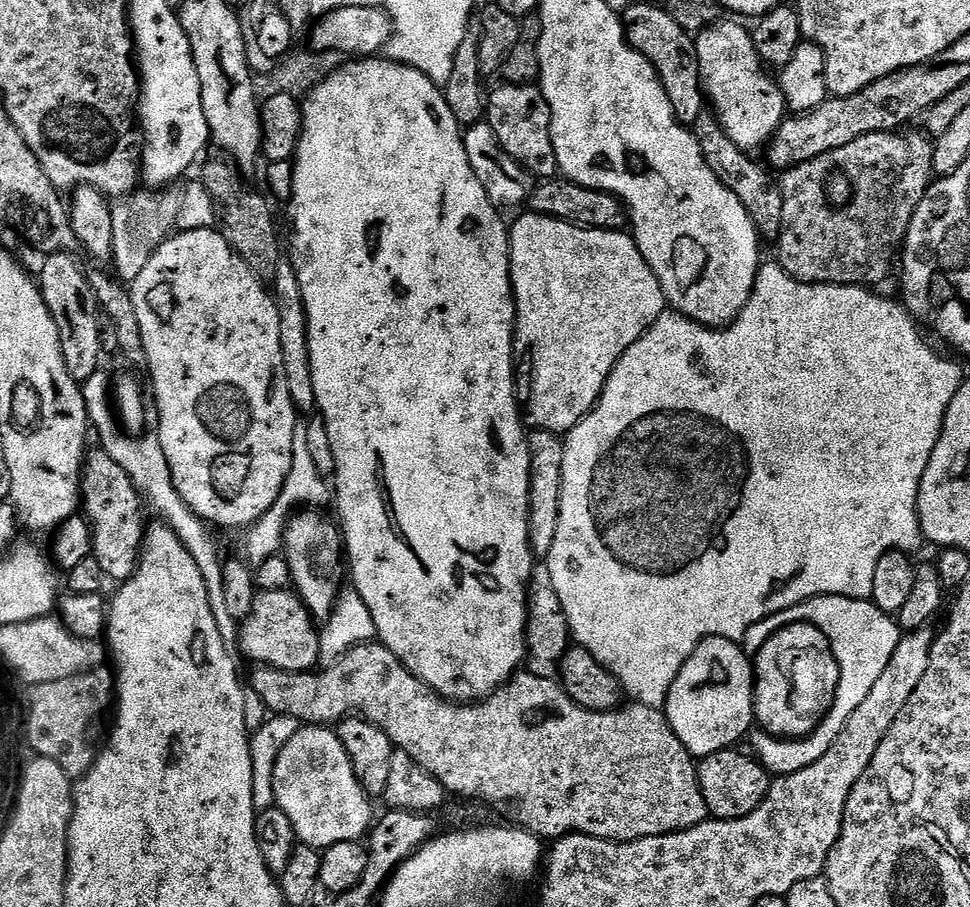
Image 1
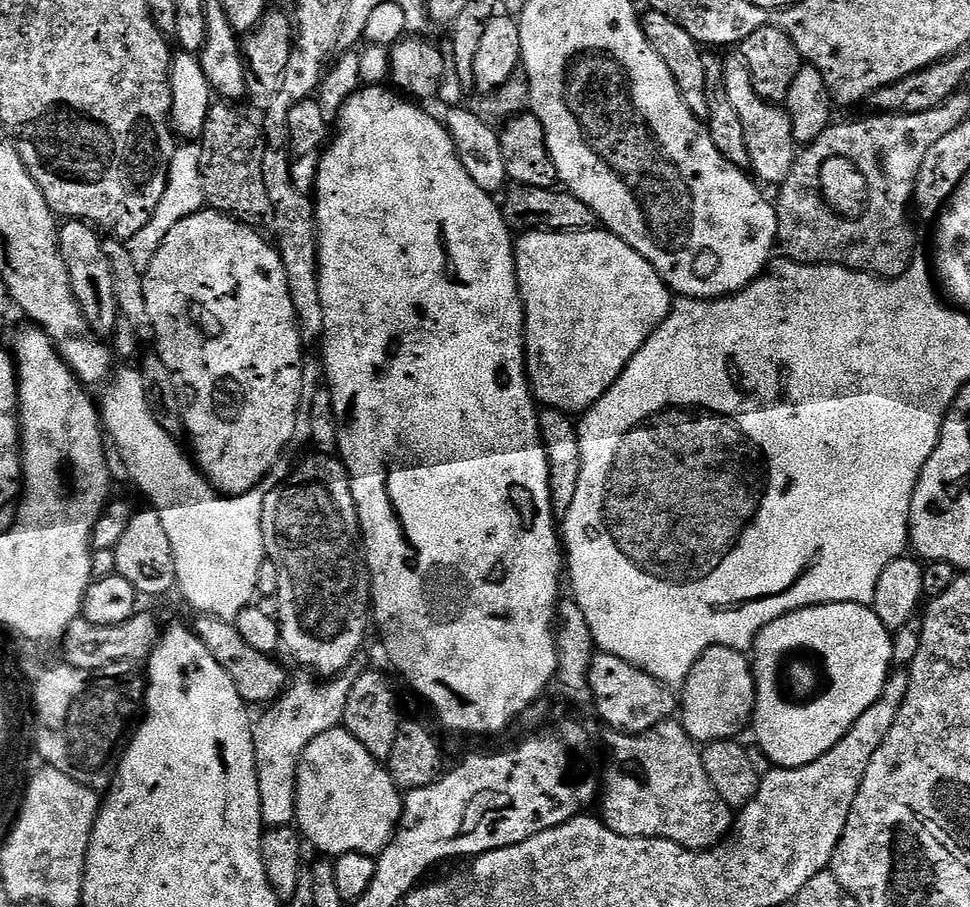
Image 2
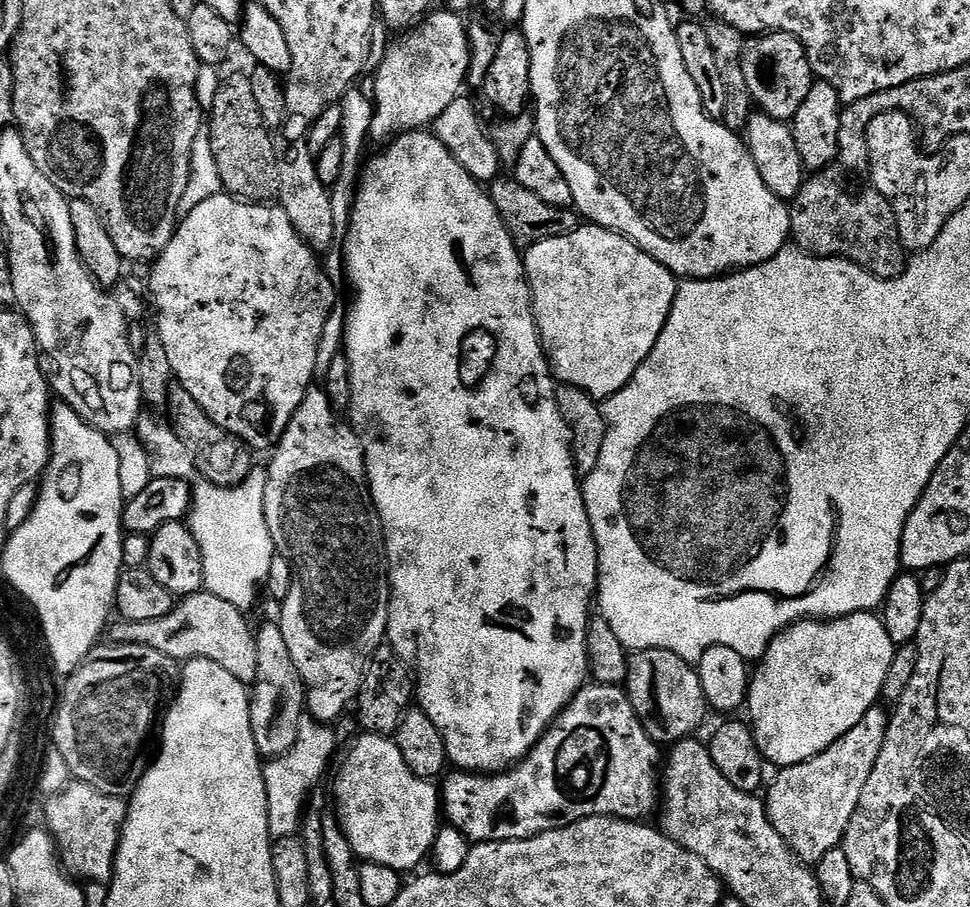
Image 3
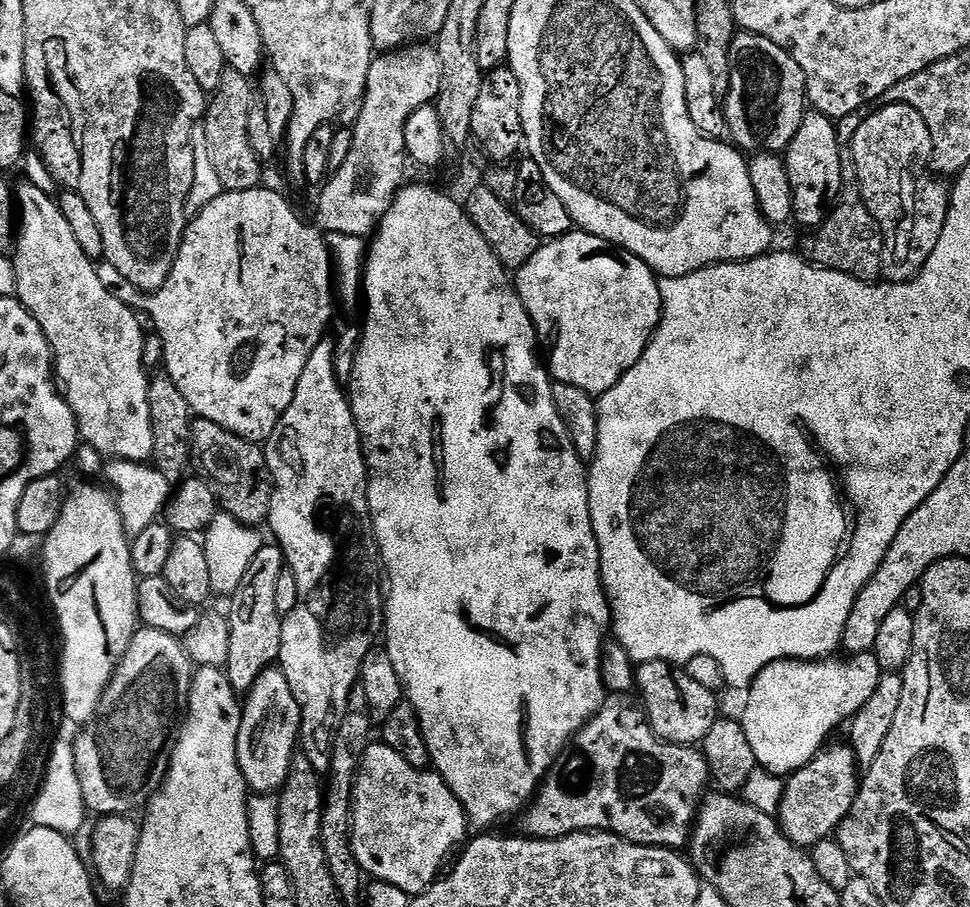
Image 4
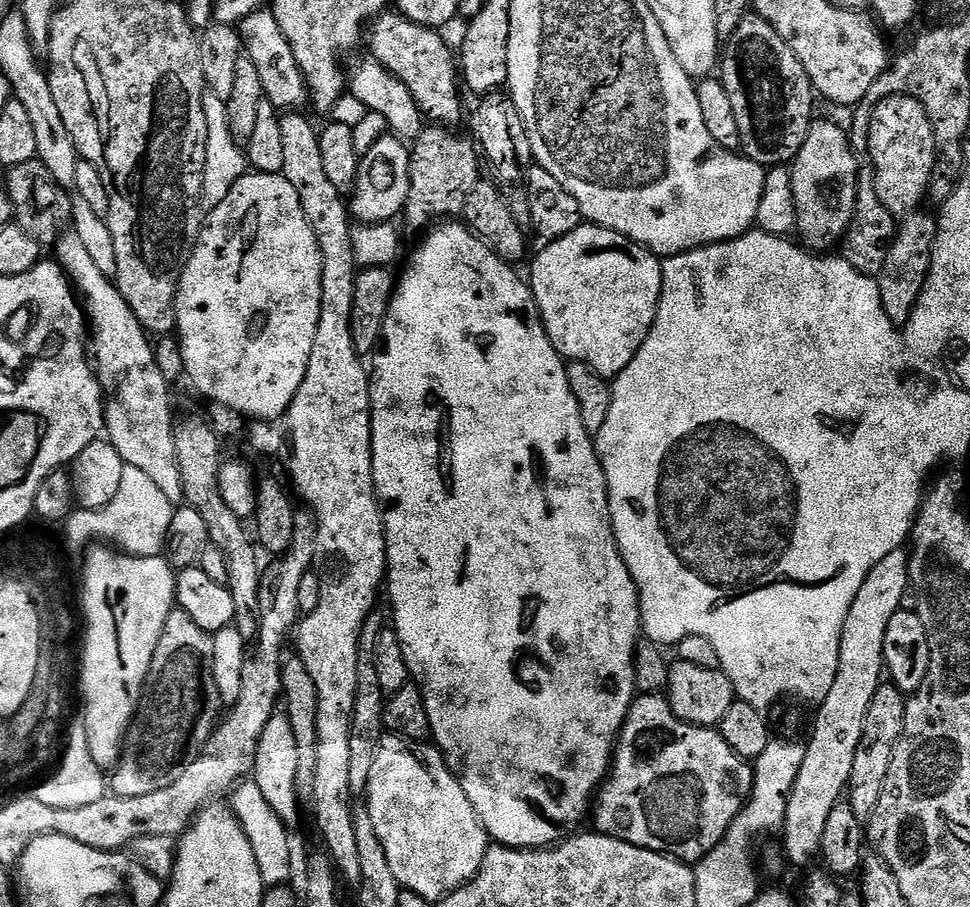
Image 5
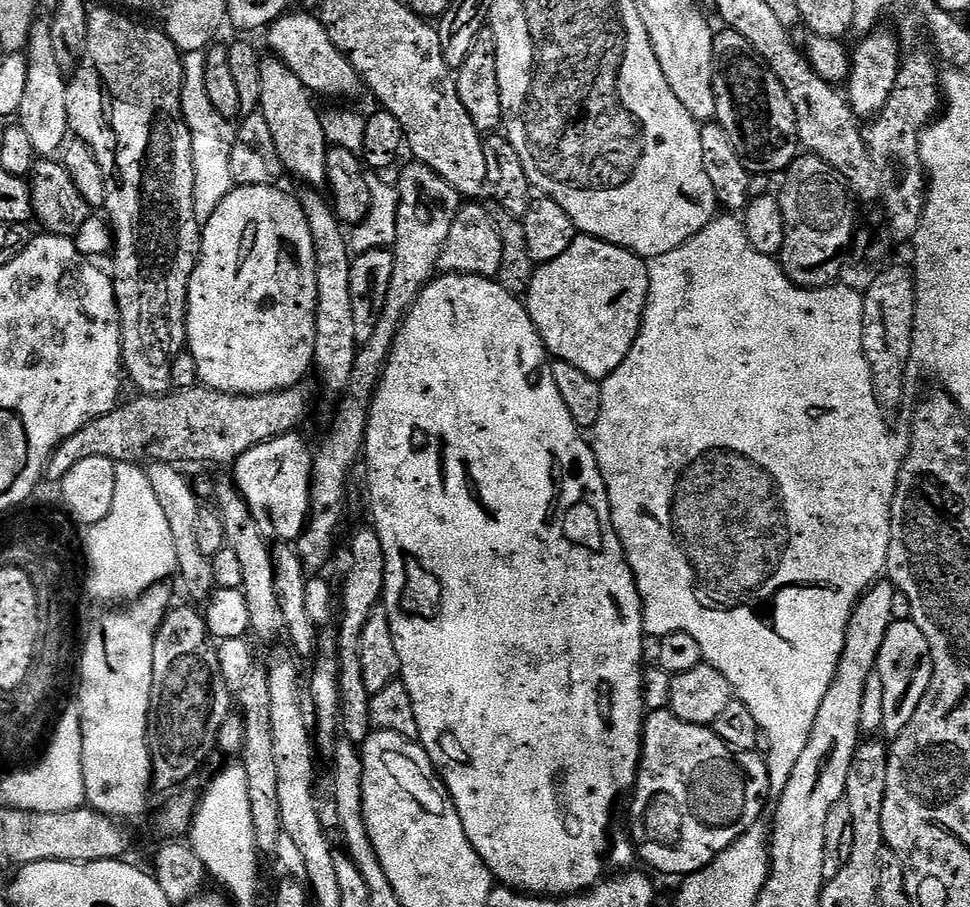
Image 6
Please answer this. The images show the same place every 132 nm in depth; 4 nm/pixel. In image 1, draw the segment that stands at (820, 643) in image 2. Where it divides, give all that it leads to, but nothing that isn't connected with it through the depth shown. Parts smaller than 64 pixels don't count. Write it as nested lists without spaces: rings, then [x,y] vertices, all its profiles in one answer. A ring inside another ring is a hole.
[[[822,596],[819,597],[820,612],[828,616],[822,620],[822,627],[827,633],[833,648],[836,649],[836,660],[840,663],[840,686],[836,691],[836,701],[820,725],[811,734],[803,738],[772,738],[769,744],[760,744],[754,749],[765,768],[776,774],[797,772],[822,758],[830,746],[846,730],[846,722],[858,706],[874,690],[874,682],[882,678],[882,670],[890,662],[898,646],[902,632],[897,621],[884,612],[871,599],[857,600],[855,596]]]

